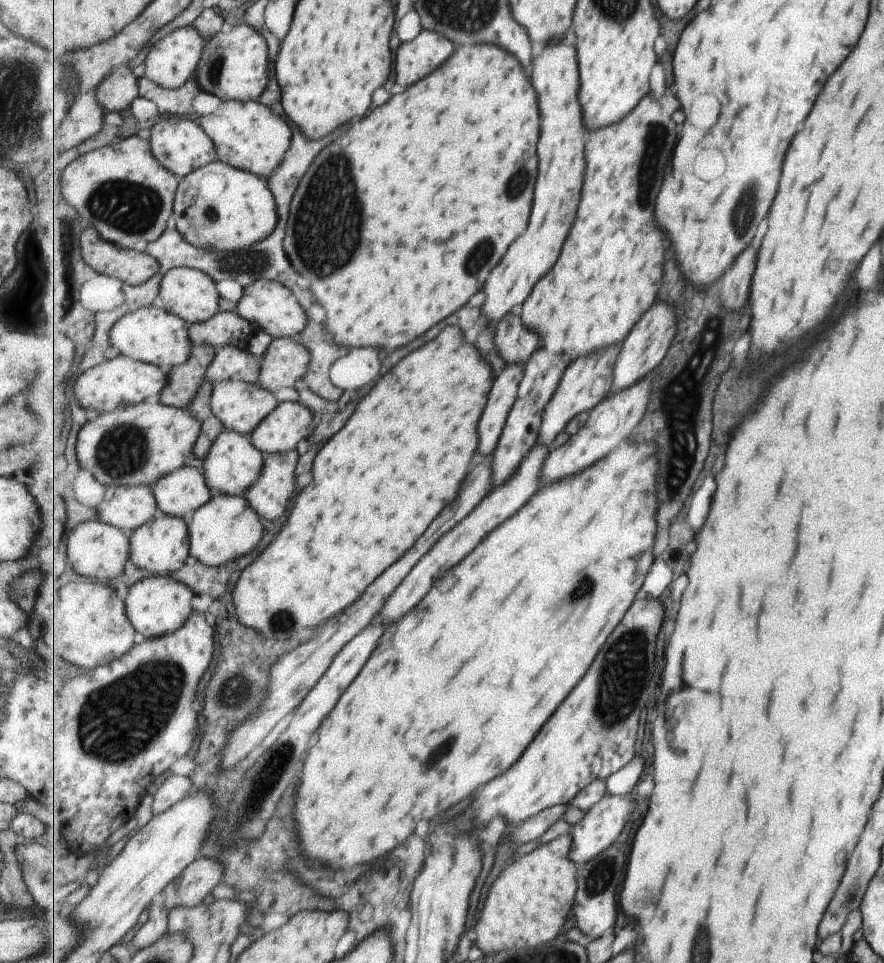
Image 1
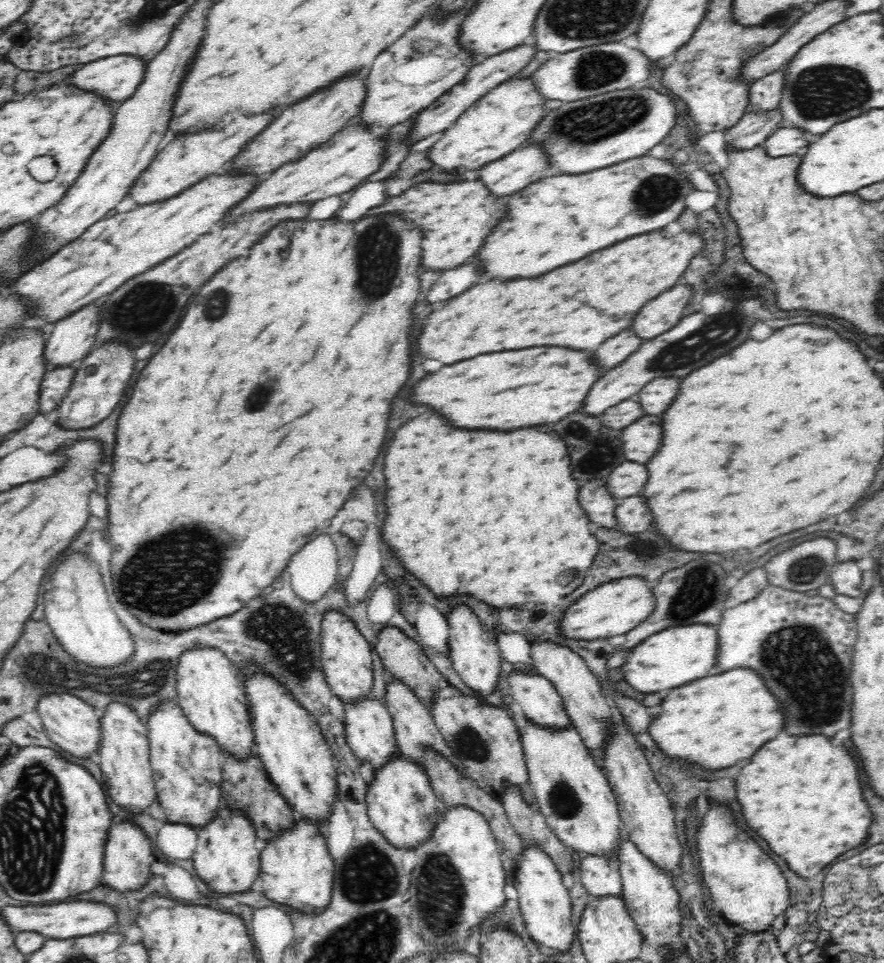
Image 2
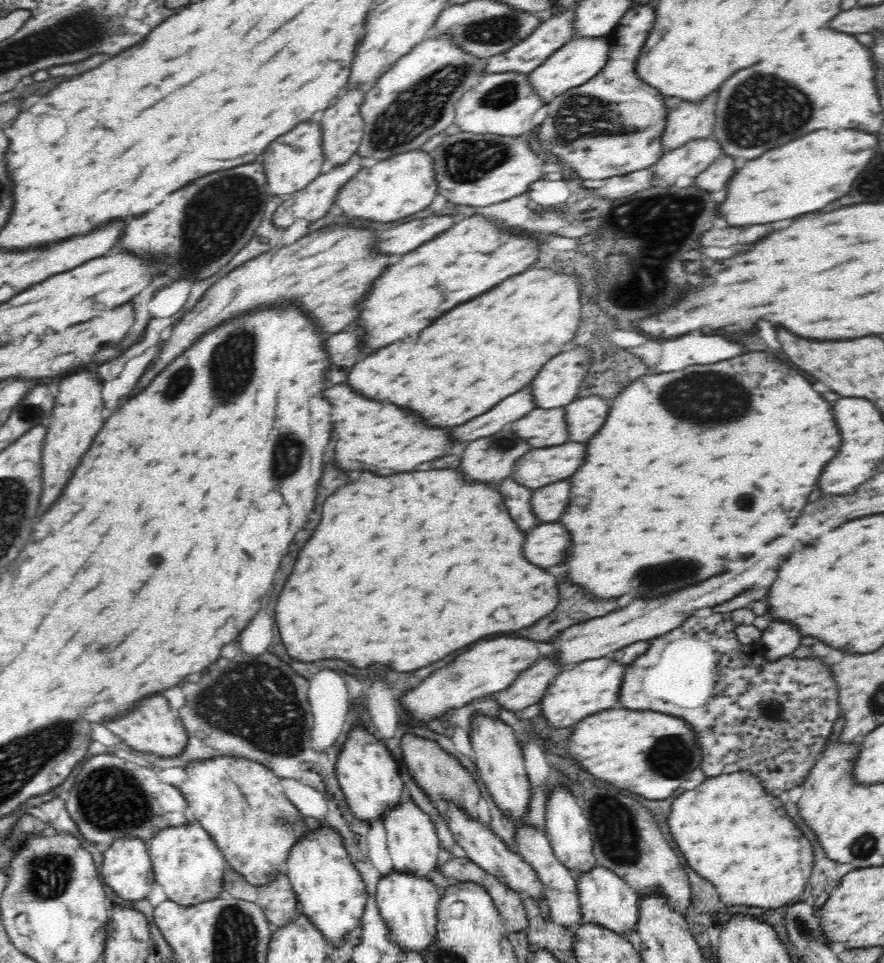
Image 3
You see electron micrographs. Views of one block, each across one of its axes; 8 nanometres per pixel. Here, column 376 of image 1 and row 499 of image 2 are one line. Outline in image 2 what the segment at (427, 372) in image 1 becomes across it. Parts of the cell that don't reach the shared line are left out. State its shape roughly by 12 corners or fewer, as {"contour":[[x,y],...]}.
{"contour":[[430,408],[384,538],[438,594],[554,602],[598,539],[548,426]]}

